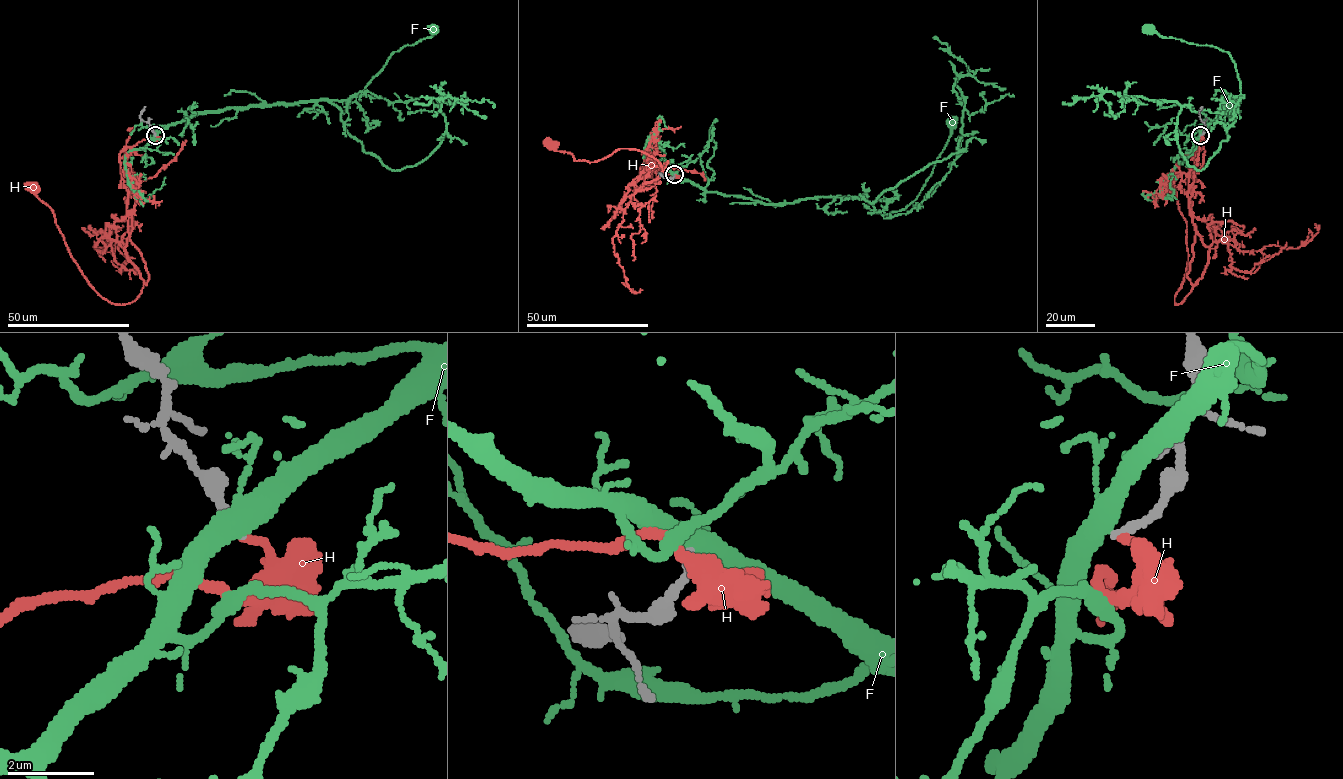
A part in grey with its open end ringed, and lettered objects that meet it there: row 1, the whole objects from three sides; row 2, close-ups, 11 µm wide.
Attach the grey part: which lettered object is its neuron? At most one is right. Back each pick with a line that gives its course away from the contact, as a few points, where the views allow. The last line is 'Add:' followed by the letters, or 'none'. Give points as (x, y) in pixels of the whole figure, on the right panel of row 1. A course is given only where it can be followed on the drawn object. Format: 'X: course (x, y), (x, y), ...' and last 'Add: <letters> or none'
Add: none

